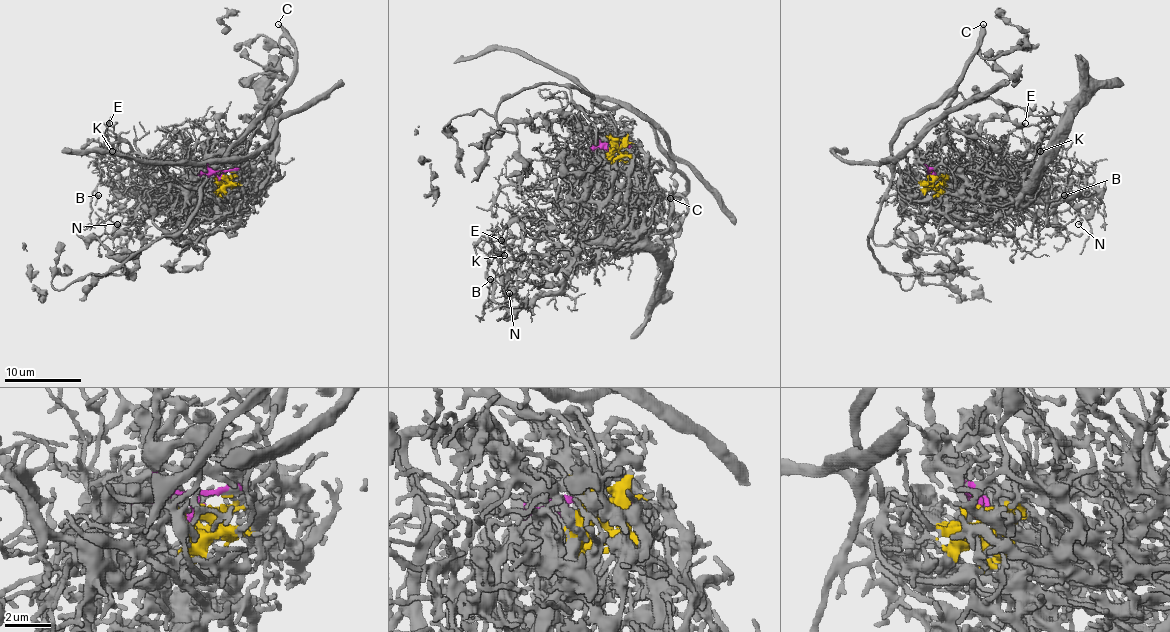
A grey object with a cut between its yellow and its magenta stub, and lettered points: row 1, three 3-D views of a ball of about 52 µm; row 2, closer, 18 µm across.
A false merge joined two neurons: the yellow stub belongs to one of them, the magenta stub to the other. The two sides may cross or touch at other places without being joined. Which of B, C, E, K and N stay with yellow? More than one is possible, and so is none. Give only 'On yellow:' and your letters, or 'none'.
On yellow: B, E, K, N

